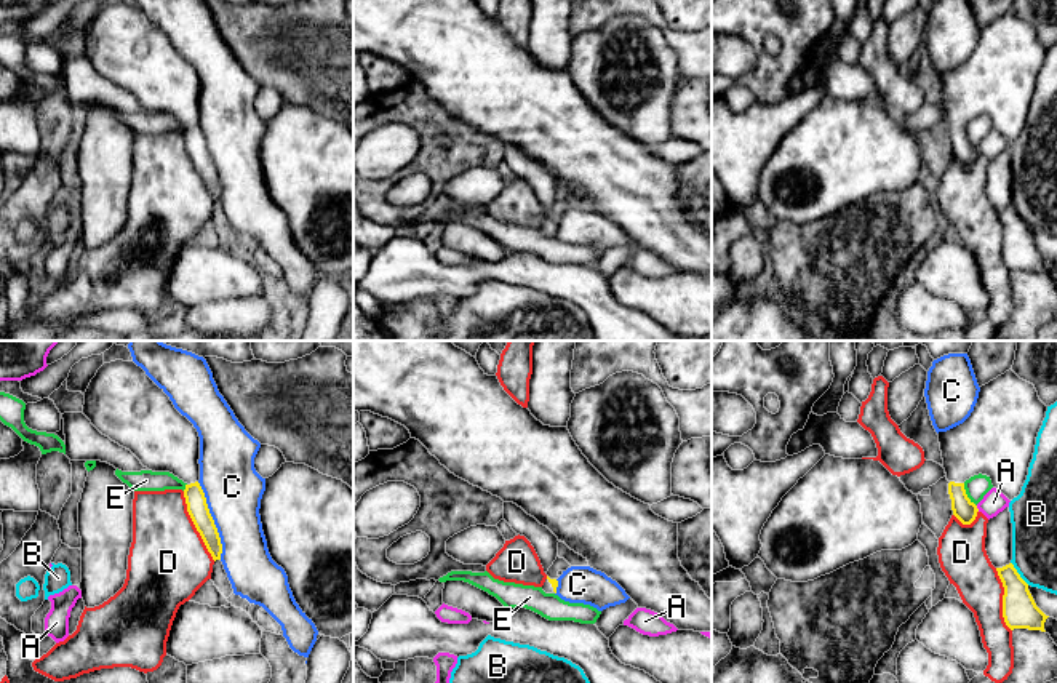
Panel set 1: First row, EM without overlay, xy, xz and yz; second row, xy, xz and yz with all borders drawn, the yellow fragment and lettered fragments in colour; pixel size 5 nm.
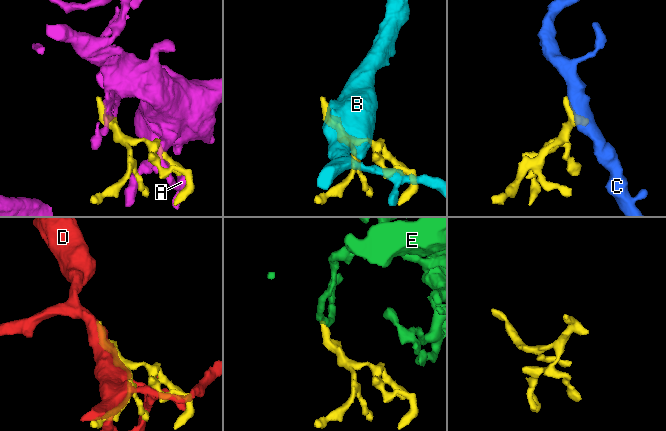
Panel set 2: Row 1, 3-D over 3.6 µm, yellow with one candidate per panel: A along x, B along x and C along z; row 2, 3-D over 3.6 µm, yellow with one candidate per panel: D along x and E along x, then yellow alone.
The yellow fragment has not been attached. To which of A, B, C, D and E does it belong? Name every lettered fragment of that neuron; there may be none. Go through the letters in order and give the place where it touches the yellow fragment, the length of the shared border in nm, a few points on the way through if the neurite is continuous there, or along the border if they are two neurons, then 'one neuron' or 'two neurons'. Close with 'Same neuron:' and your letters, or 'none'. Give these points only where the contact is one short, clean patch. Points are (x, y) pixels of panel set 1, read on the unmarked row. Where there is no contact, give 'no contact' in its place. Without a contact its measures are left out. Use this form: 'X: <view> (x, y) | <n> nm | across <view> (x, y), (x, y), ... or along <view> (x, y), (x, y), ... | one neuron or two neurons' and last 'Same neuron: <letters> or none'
A: yz (977, 151) | 40 nm | two neurons
B: yz (1017, 215) | 150 nm | two neurons
C: xy (213, 162) | 420 nm | two neurons
D: xy (195, 168) | 380 nm | two neurons
E: yz (966, 136) | 140 nm | along yz (963, 125), (966, 138), (976, 147) | two neurons
Same neuron: none

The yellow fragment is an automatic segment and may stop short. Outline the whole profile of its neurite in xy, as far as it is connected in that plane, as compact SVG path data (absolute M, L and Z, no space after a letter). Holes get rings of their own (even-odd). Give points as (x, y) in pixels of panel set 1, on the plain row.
M134 3L104 5L85 34L83 56L112 83L130 91L152 114L170 114L185 125L187 154L213 202L221 202L222 186L209 155L200 122L200 78L193 66L182 58L146 13Z

